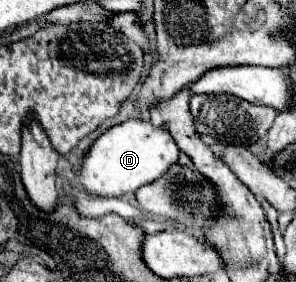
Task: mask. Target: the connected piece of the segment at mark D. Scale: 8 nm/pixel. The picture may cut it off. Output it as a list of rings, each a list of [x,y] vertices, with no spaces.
[[[127,120],[123,124],[117,124],[109,128],[105,134],[101,134],[95,144],[89,148],[87,156],[83,158],[83,166],[73,172],[67,158],[61,158],[57,166],[57,174],[81,184],[89,194],[99,198],[121,198],[135,194],[137,188],[155,182],[161,178],[179,156],[179,148],[163,126],[153,126],[151,122],[141,120]]]

